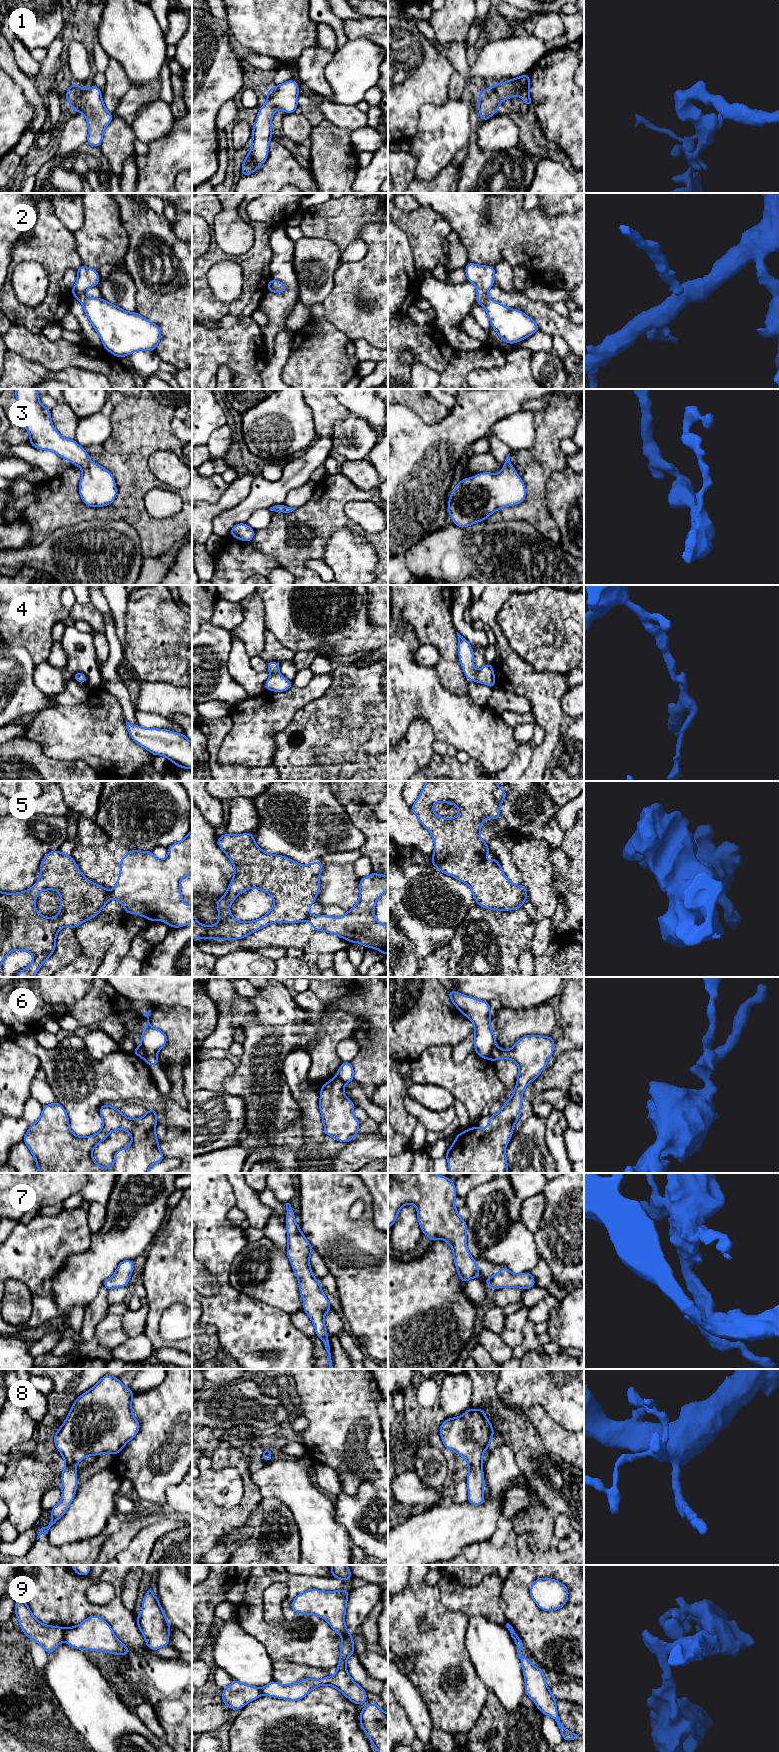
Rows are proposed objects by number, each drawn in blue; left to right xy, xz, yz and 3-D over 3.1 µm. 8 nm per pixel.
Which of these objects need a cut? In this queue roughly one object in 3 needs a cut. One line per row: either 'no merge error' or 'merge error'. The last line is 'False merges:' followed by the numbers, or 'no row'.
1: no merge error
2: no merge error
3: no merge error
4: no merge error
5: merge error
6: merge error
7: no merge error
8: no merge error
9: merge error
False merges: 5, 6, 9

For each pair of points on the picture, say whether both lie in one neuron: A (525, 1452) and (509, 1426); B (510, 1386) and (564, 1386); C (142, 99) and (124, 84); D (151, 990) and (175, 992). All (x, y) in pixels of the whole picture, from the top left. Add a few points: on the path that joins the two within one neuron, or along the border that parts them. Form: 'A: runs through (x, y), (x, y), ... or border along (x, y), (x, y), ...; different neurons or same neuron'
A: runs through (525, 1446), (525, 1442), (515, 1432); same neuron
B: runs through (523, 1386), (551, 1386); same neuron
C: border along (131, 86), (115, 107); different neurons
D: runs through (157, 990), (169, 990); same neuron

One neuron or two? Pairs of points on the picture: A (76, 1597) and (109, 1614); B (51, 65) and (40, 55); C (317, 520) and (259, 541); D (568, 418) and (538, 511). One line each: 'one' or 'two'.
A: one
B: two
C: one
D: one

